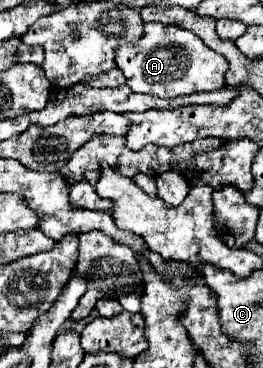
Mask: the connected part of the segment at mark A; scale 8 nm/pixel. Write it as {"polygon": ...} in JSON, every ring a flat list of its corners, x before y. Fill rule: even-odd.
{"polygon":[[143,23,143,37,137,43,121,45,115,51,115,63,127,77,127,85,133,93,171,99,191,93,211,93,225,87,227,59,203,45,201,37,177,25]]}

